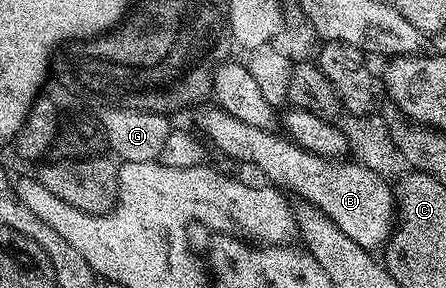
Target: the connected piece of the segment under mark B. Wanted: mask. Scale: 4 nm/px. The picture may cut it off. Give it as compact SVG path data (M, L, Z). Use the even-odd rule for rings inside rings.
M215 104L208 105L203 107L205 110L197 116L196 122L226 157L257 166L271 185L304 198L300 200L316 207L360 247L378 250L391 238L396 219L395 191L383 175L354 160L318 157L283 133L242 124L242 120L230 116L230 112Z

